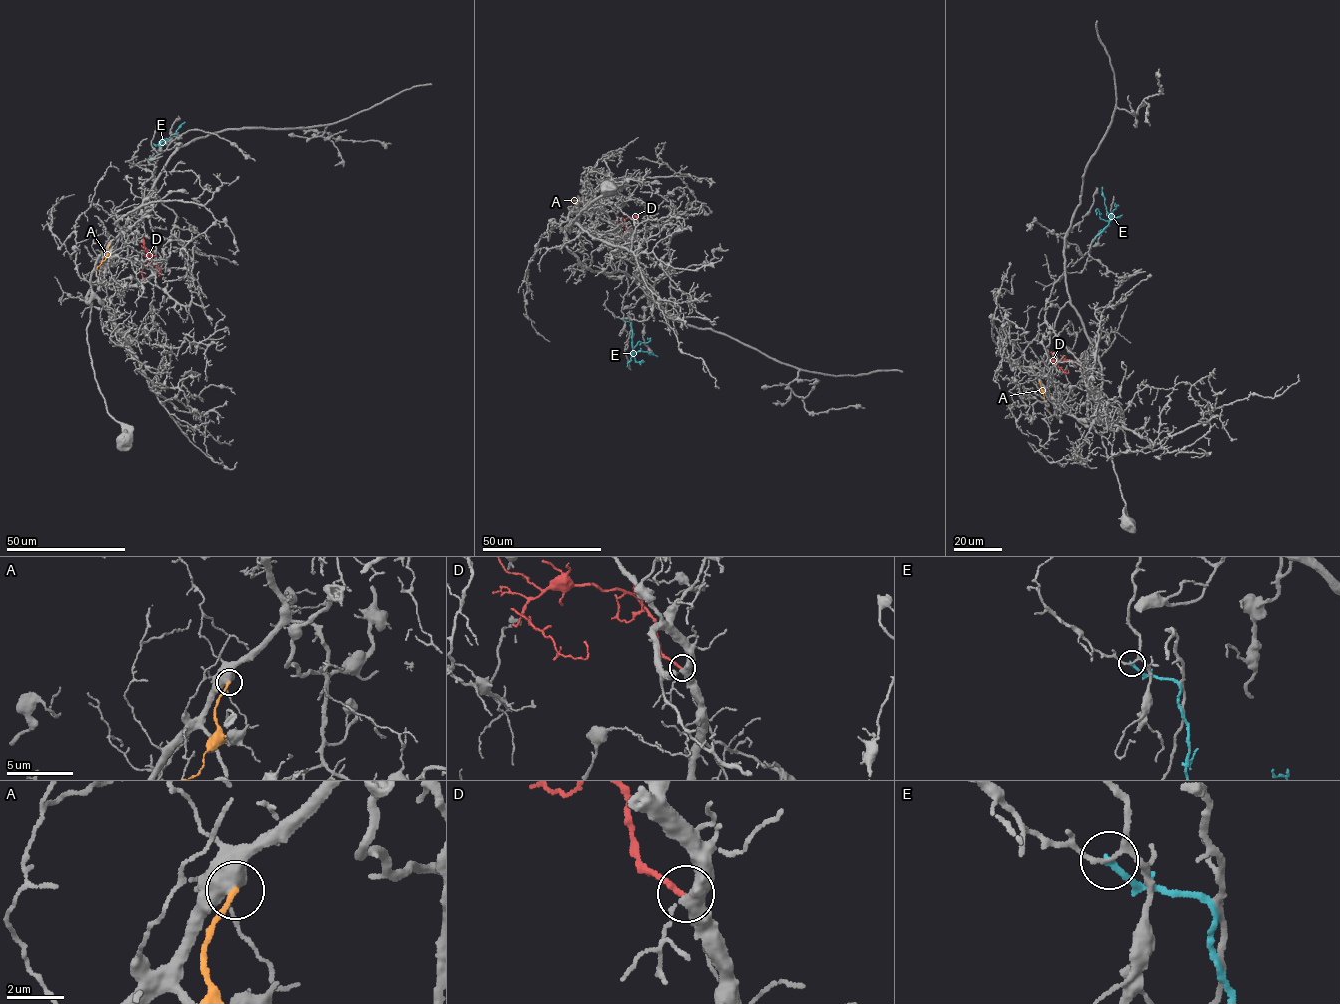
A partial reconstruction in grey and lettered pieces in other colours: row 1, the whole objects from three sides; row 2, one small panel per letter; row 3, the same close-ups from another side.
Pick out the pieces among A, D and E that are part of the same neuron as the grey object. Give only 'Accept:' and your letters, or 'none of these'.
Accept: D

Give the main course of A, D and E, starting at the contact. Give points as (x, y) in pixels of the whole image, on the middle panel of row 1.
A: (586, 206), (578, 200), (573, 201)
D: (620, 239), (626, 232), (624, 218), (636, 216), (635, 222)
E: (622, 319), (630, 322), (632, 352), (642, 351), (657, 356)

